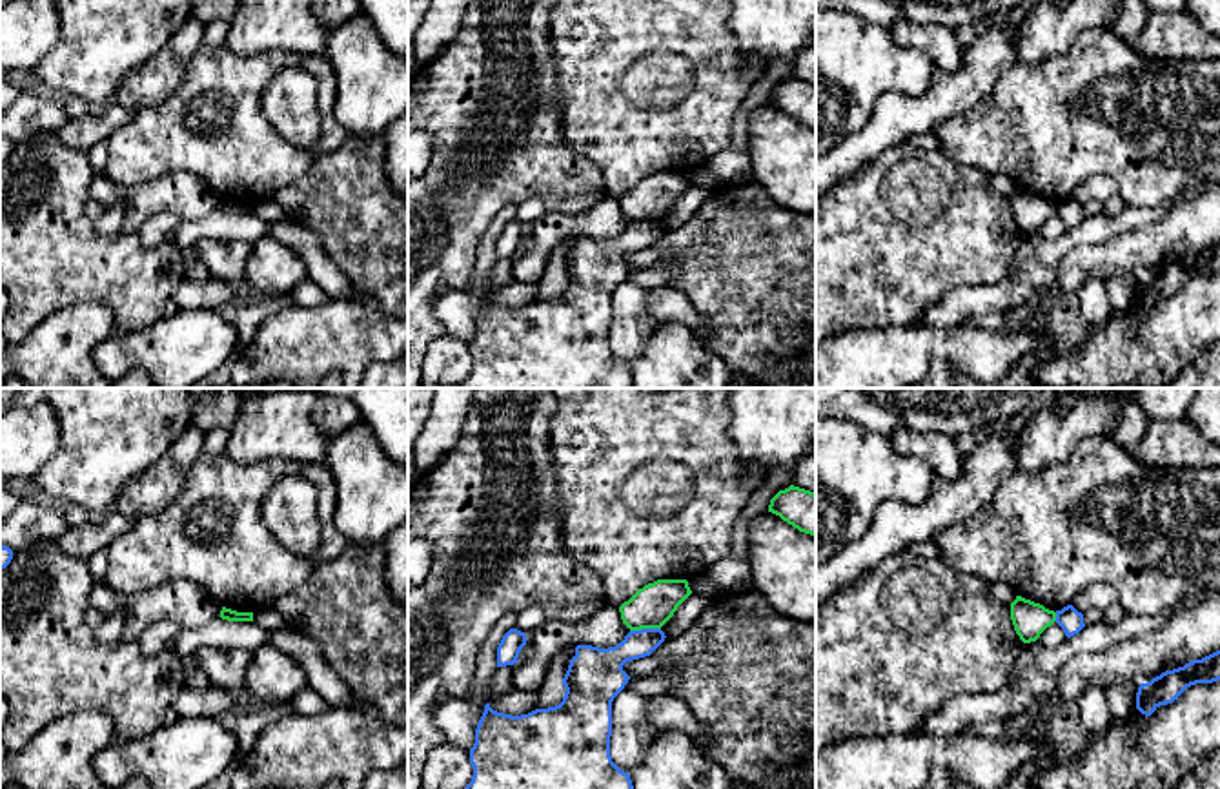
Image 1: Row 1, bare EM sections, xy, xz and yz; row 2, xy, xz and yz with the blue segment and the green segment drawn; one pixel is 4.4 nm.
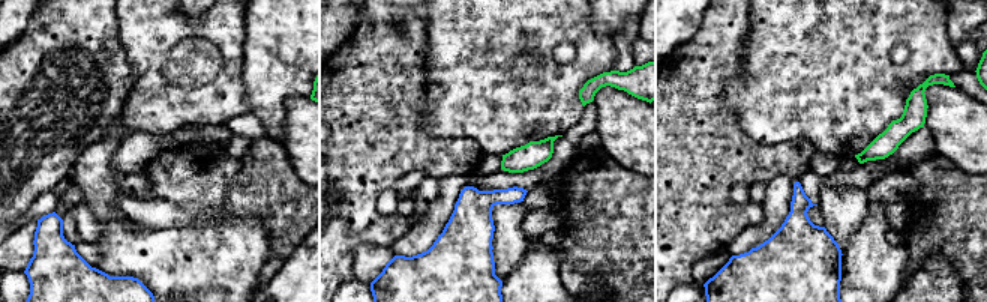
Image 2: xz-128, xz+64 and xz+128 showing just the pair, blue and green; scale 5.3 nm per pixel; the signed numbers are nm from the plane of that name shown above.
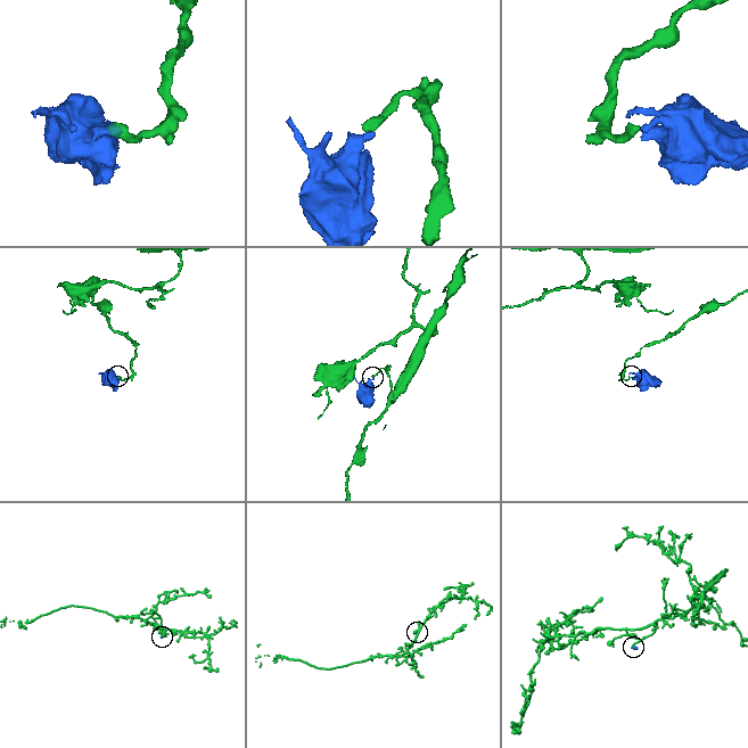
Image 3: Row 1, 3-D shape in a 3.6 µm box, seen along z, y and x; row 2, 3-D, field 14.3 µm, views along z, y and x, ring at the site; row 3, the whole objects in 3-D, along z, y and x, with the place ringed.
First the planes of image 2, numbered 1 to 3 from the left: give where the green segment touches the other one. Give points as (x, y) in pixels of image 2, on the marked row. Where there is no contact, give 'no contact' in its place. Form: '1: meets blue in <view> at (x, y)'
1: no contact
2: no contact
3: no contact

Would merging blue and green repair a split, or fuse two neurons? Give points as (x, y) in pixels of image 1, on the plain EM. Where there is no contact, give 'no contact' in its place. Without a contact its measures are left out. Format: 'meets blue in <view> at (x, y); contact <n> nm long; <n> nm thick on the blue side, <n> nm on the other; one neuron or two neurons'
meets blue in xz at (645, 221); contact 140 nm long; 180 nm thick on the blue side, 190 nm on the other; two neurons

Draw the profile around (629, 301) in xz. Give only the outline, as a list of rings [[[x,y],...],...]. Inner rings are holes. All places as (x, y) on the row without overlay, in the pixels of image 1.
[[[623,281],[612,293],[610,348],[628,366],[652,332],[652,324],[641,319],[648,292],[632,281]]]

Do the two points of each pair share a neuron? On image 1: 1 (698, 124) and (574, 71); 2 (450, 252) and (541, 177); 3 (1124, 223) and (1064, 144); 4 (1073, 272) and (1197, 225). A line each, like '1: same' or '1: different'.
1: same
2: same
3: different
4: same

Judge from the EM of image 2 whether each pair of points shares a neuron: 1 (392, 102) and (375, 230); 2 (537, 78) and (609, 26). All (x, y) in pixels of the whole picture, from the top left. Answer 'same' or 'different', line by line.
1: same
2: different

